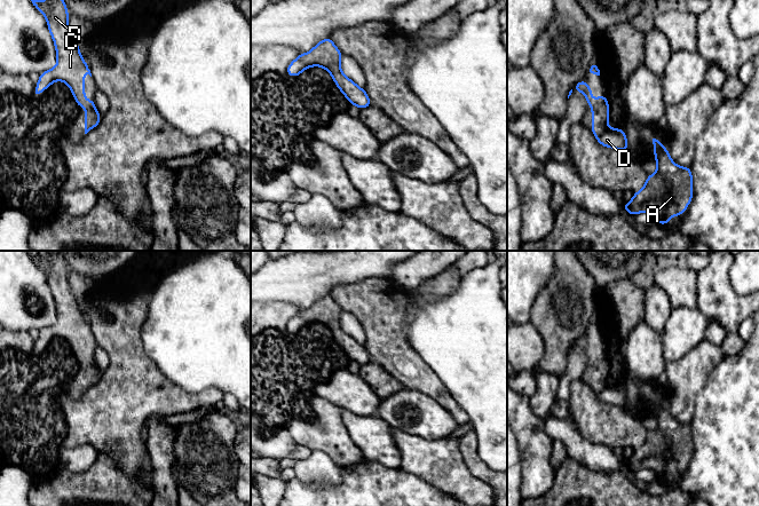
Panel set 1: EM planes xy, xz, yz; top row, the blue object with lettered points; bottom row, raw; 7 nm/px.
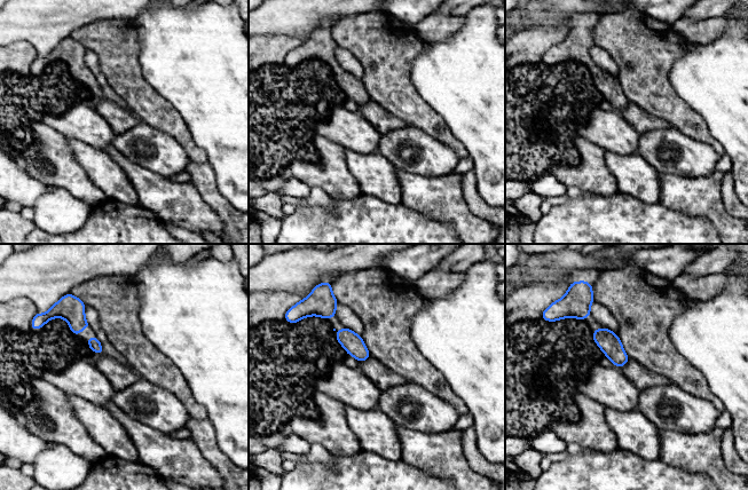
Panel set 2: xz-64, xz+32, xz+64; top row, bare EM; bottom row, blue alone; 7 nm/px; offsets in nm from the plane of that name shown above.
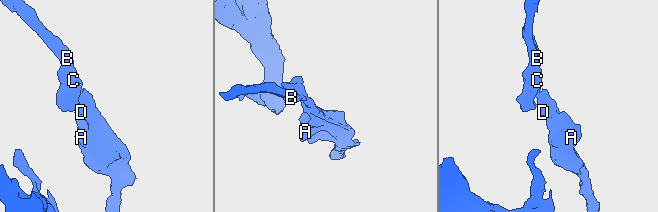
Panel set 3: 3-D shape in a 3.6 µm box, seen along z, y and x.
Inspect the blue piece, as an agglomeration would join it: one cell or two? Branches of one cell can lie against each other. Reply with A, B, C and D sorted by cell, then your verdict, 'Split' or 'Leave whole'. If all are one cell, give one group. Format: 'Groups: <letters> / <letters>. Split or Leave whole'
Groups: A B C D. Leave whole

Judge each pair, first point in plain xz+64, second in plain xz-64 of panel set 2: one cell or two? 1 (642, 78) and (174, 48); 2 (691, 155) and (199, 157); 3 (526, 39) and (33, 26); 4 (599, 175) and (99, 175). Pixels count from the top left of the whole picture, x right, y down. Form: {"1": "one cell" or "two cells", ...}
{"1": "two cells", "2": "two cells", "3": "two cells", "4": "two cells"}

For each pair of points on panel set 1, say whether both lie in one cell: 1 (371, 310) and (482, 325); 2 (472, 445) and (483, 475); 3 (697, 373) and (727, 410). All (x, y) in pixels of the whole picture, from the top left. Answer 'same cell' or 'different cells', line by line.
1: different cells
2: same cell
3: different cells

